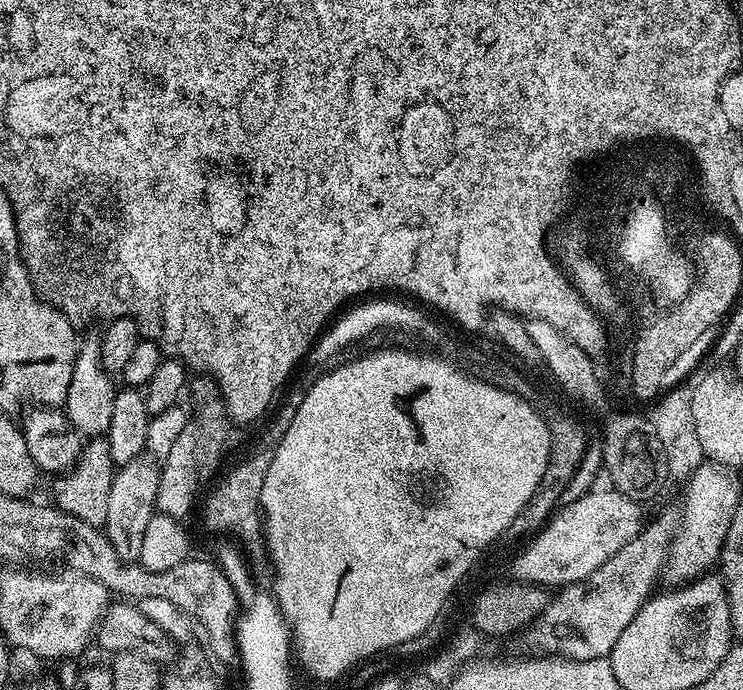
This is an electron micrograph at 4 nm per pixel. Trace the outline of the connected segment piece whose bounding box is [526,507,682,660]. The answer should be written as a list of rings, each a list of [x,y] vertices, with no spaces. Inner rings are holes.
[[[679,507],[666,509],[652,524],[645,523],[632,540],[626,542],[613,557],[607,558],[602,566],[584,580],[561,587],[549,599],[546,610],[542,610],[527,629],[526,635],[528,644],[532,647],[531,651],[545,656],[563,656],[566,660],[602,660],[611,657],[614,642],[618,642],[622,630],[626,630],[626,626],[634,622],[634,614],[638,614],[640,607],[653,595],[657,587],[656,579],[661,579],[664,564],[668,561],[668,547],[671,546],[676,530],[680,527],[681,515]]]

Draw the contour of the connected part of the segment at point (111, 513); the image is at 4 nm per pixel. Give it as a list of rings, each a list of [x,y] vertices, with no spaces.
[[[152,458],[131,460],[119,465],[113,471],[110,482],[109,510],[106,510],[106,522],[103,531],[108,537],[114,554],[128,564],[135,564],[142,554],[142,541],[146,535],[146,525],[150,518],[157,515],[156,499],[160,485],[160,464]]]

